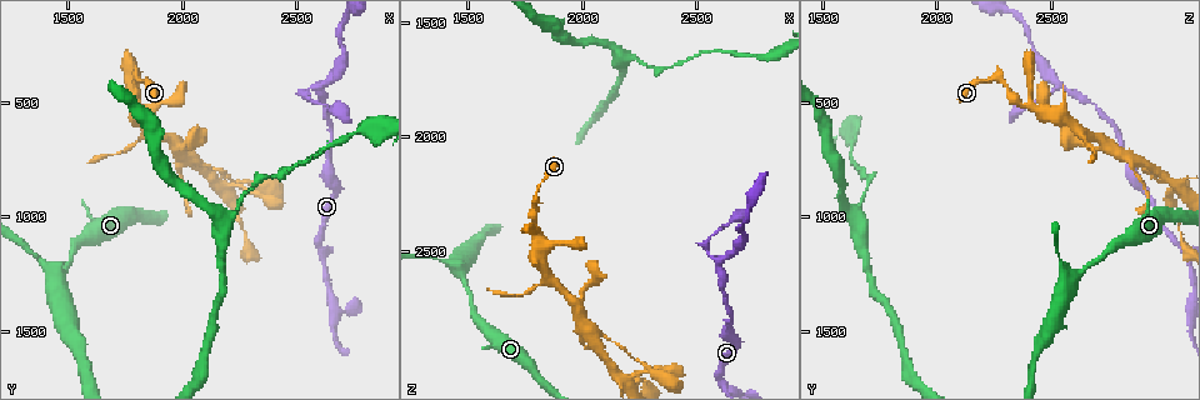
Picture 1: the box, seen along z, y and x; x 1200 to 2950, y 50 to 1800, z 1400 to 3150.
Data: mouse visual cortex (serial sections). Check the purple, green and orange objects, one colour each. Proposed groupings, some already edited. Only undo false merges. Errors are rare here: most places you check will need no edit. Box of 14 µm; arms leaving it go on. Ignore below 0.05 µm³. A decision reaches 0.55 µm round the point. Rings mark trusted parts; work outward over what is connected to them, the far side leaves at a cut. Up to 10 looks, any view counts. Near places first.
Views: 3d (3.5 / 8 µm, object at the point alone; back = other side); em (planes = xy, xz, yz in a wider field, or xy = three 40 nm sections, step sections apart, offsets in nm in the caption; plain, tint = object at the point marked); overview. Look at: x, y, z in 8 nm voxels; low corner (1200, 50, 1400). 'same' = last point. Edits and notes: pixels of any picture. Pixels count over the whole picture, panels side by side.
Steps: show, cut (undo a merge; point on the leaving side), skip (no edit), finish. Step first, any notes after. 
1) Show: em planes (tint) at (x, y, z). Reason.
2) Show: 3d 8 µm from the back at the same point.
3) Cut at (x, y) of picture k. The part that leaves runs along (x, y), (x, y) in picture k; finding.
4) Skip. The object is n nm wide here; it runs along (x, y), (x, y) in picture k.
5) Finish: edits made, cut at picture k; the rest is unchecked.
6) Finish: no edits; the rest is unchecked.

Show: 3d 3.5 µm at (1470, 1290, 2580). Sharp bend.

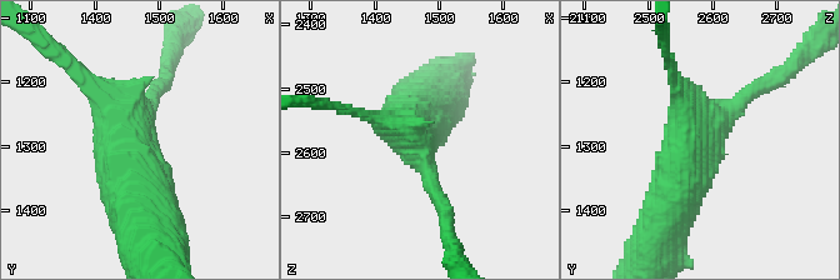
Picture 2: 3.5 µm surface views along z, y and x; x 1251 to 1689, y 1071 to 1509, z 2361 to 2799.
Show: em planes (tint) at (1465, 1275, 2585). Now the EM.

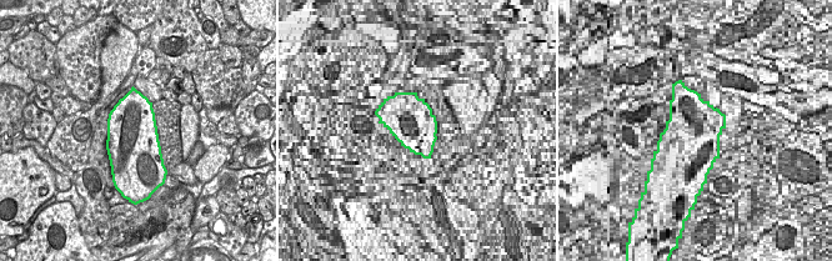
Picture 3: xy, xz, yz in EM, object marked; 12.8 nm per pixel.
Skip. It runs along (761, 85), (698, 139), (669, 208) in picture 2; one cell here.

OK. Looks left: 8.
Show: 3d 3.5 µm at (1970, 670, 2730). Abrupt turn.

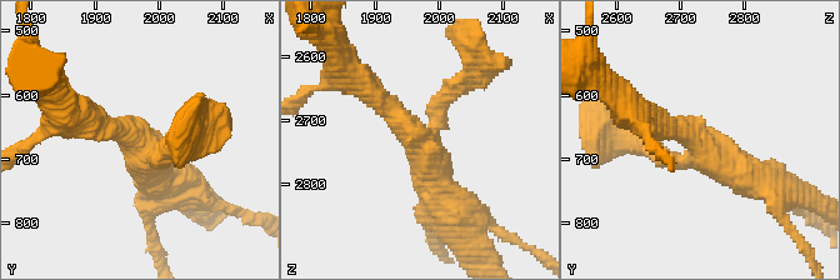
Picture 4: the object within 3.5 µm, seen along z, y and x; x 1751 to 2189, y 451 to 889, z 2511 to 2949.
Show: em xy step 1 (tint) at (1975, 680, 2740). 3 arms meet here; the arms are 250, 300, 450 nm wide; need the tissue.

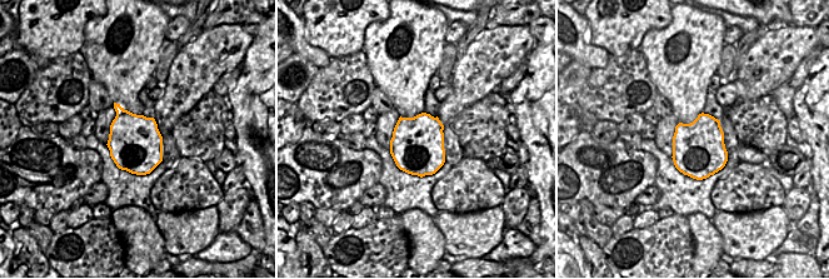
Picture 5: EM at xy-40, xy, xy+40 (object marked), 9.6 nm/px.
Show: em planes (tint) at the same point. Another direction.

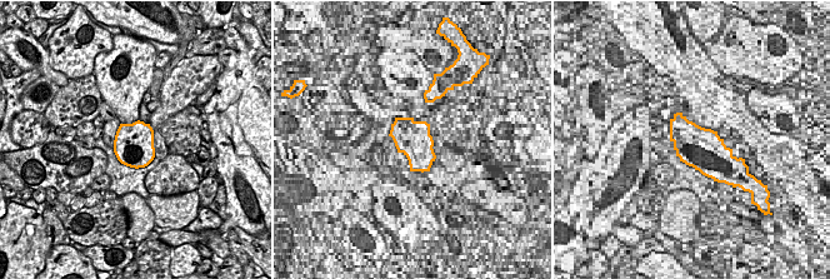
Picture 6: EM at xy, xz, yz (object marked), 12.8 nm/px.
Skip. The object is 500 nm wide here; it runs along (366, 90), (424, 144), (448, 209) in picture 4; continuous, no second cell.

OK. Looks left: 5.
Show: 3d 3.5 µm at (2590, 430, 2550). Three-way junction.

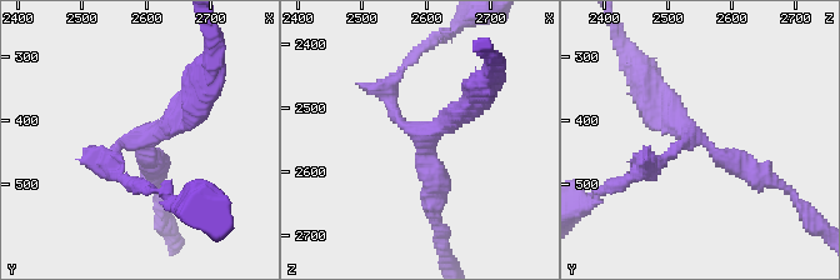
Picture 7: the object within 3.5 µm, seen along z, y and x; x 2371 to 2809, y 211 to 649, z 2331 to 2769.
Show: em planes (tint) at (2595, 425, 2550). 3 arms meet here; the arms are 200, 300, 300 nm wide; need the tissue.

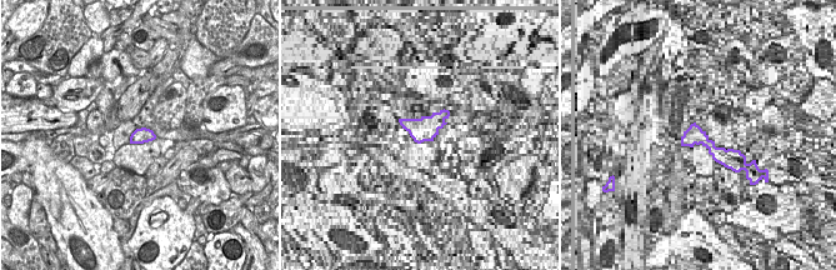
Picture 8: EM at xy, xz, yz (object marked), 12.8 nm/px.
Skip. It runs along (765, 179), (679, 125), (653, 94) in picture 7; all the same cell.

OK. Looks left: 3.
Show: 3d 3.5 µm at (2290, 880, 3030). Three-way junction.

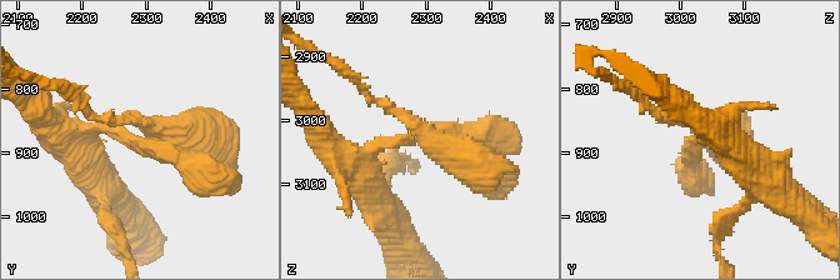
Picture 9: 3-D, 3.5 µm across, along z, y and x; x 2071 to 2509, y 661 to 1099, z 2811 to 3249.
Show: em xy step 1 (tint) at (2285, 880, 3020). Need the tissue.

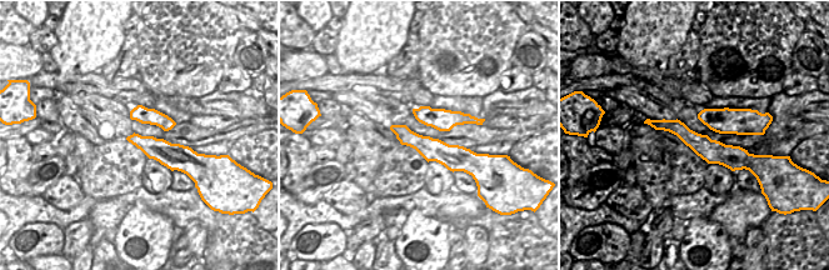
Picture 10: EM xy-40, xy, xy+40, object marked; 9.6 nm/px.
Skip. It runs along (63, 133), (170, 129), (196, 155) in picture 9; all the same cell.

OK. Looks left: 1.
Finish: no edits; the rest is unchecked.

